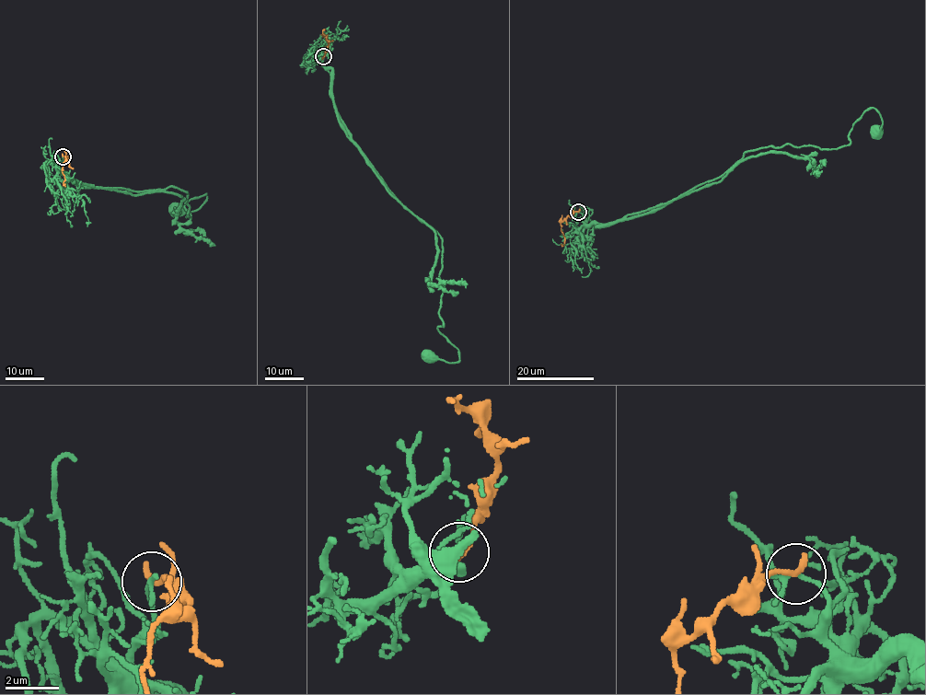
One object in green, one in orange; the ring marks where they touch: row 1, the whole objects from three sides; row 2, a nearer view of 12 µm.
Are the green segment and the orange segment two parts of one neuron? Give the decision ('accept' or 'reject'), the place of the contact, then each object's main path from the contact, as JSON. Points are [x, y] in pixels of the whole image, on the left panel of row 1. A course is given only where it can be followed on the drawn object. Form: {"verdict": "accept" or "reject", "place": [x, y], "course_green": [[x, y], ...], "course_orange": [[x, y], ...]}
{"verdict": "reject", "place": [63, 156], "course_green": [[63, 156], [62, 172], [83, 188], [185, 191], [190, 218], [185, 203], [206, 195], [196, 210], [169, 205]], "course_orange": [[63, 156], [68, 159], [62, 172], [64, 176], [63, 185], [65, 183]]}

